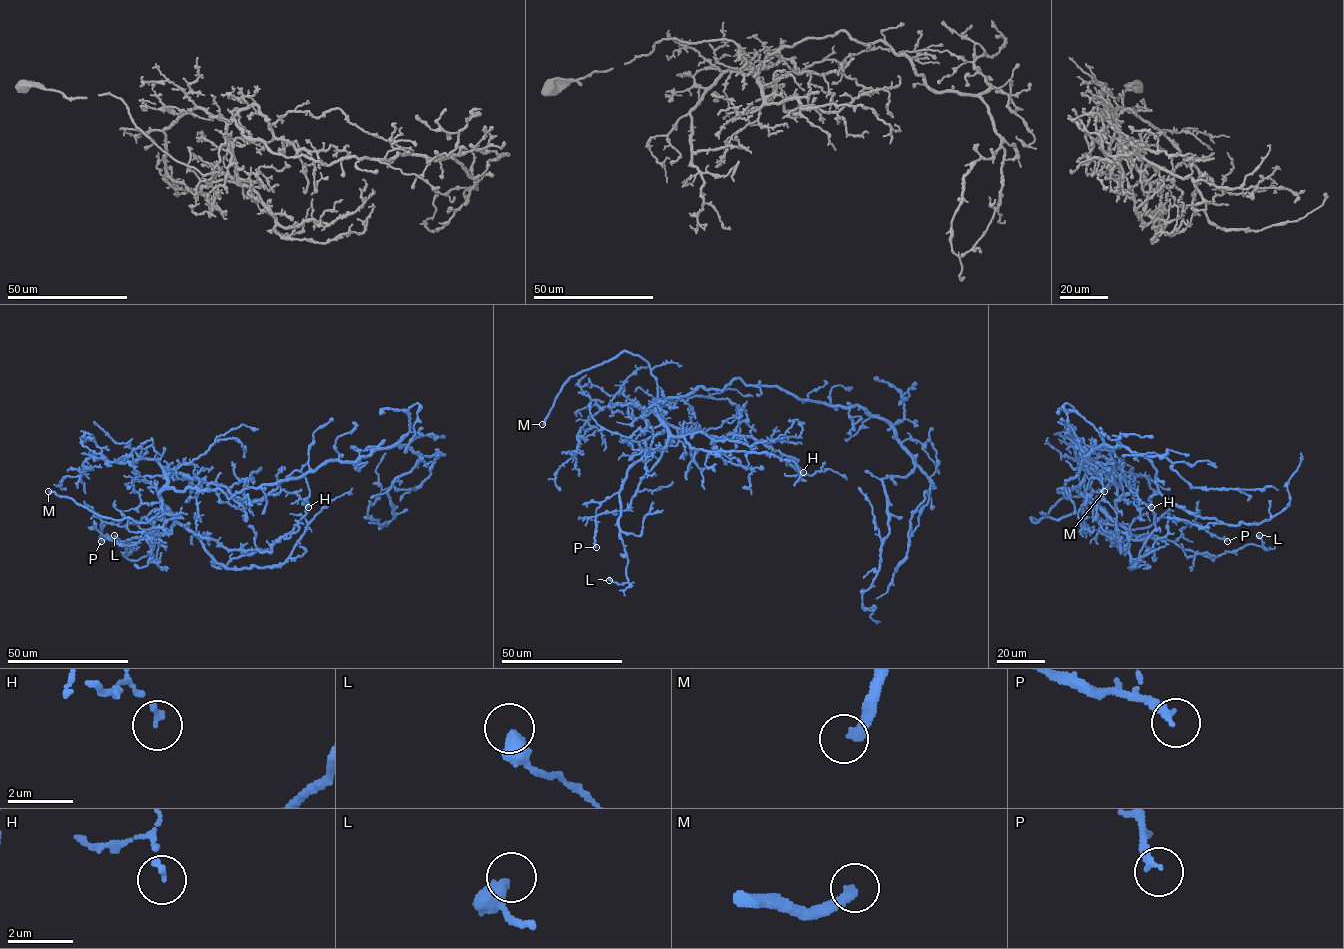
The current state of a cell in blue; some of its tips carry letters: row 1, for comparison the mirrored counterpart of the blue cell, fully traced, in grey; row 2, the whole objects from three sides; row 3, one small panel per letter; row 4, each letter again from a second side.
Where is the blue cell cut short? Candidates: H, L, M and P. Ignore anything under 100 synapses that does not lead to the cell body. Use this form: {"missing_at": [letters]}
{"missing_at": ["M"]}

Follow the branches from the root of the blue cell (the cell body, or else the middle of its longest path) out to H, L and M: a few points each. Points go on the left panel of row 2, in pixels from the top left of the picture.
H: (290, 478), (228, 498), (218, 488), (174, 490), (163, 469), (222, 484), (245, 502), (284, 490), (308, 507)
L: (290, 478), (229, 498), (218, 488), (163, 488), (169, 531), (127, 540), (126, 556), (134, 546), (114, 535)
M: (290, 478), (247, 487), (229, 498), (218, 488), (164, 488), (162, 517), (146, 523), (100, 516), (48, 491)

